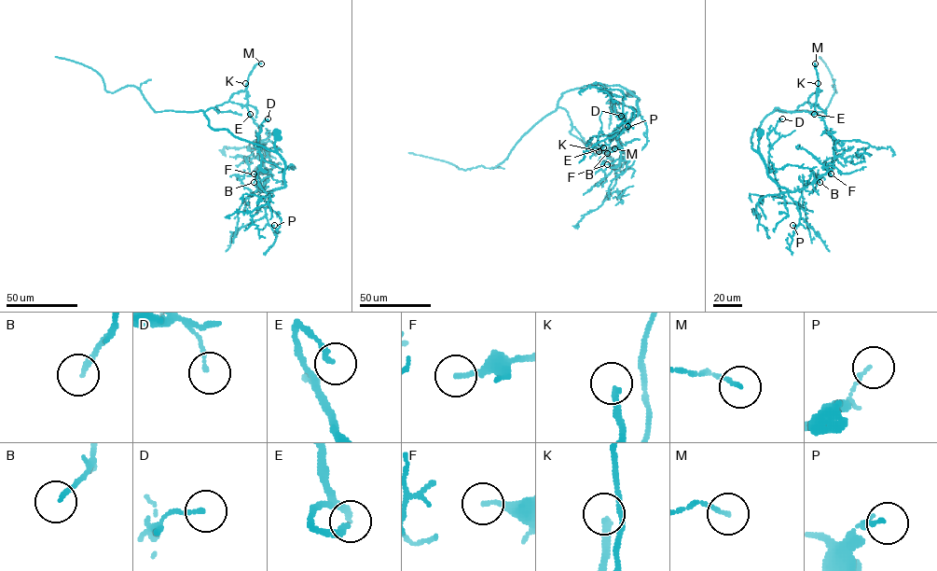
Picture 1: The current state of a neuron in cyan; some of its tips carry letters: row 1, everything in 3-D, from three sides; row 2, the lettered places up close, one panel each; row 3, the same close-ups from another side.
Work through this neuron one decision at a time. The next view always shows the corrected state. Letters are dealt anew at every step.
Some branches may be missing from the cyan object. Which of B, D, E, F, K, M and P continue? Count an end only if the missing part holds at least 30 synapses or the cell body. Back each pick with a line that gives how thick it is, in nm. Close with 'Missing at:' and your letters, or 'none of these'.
B: calibre 170 nm
E: calibre 170 nm
K: calibre 200 nm
Missing at: B, E, K

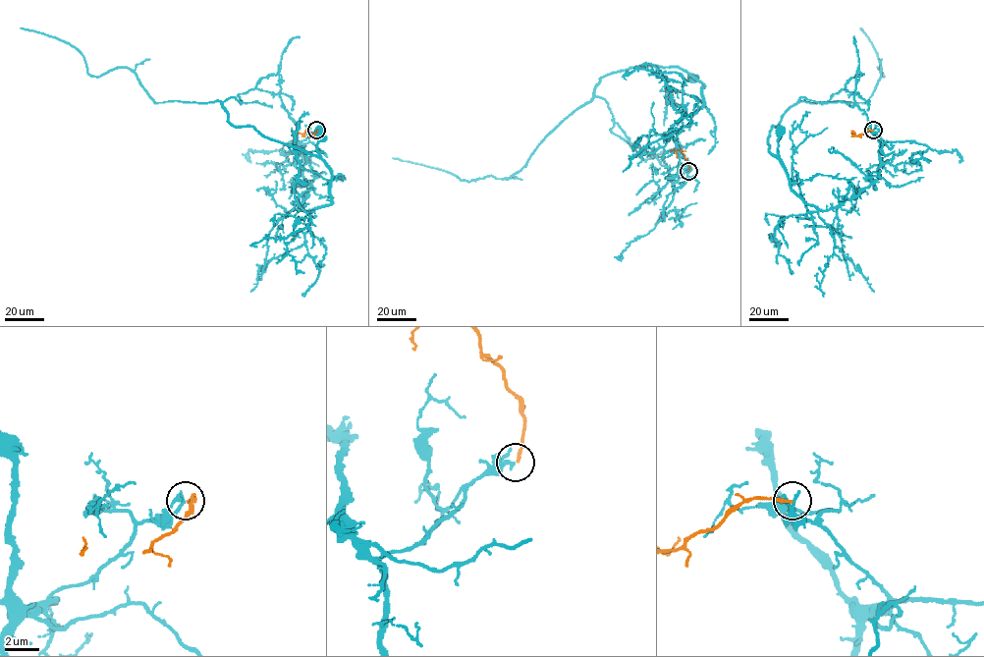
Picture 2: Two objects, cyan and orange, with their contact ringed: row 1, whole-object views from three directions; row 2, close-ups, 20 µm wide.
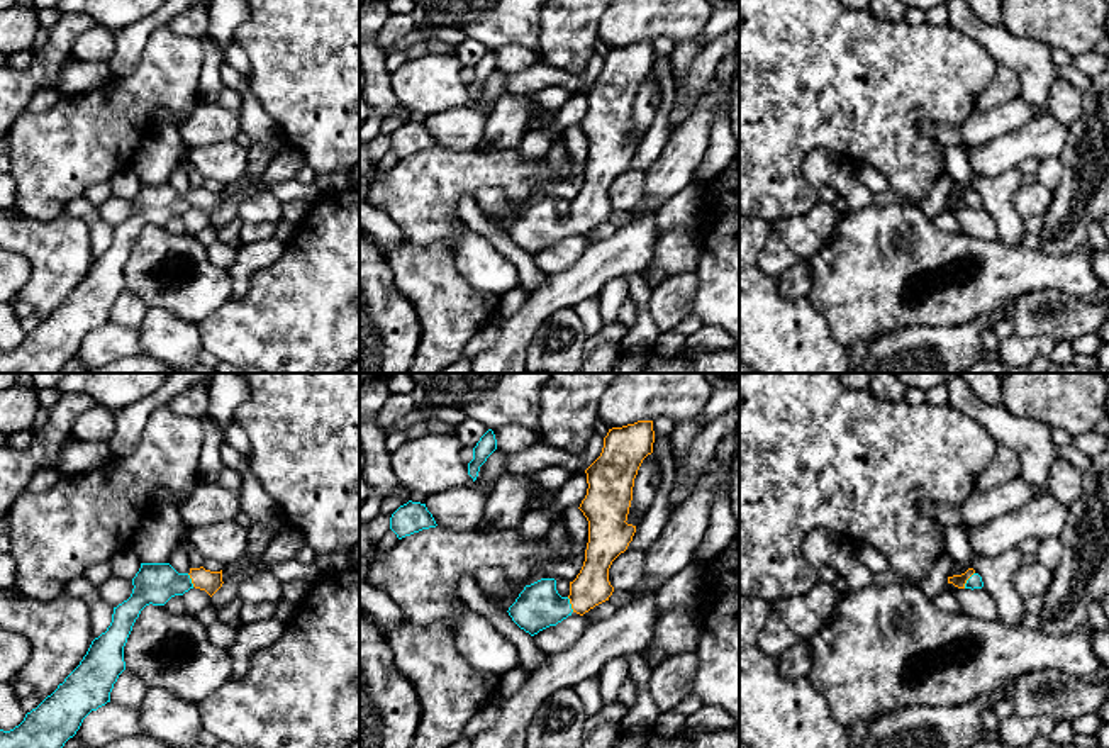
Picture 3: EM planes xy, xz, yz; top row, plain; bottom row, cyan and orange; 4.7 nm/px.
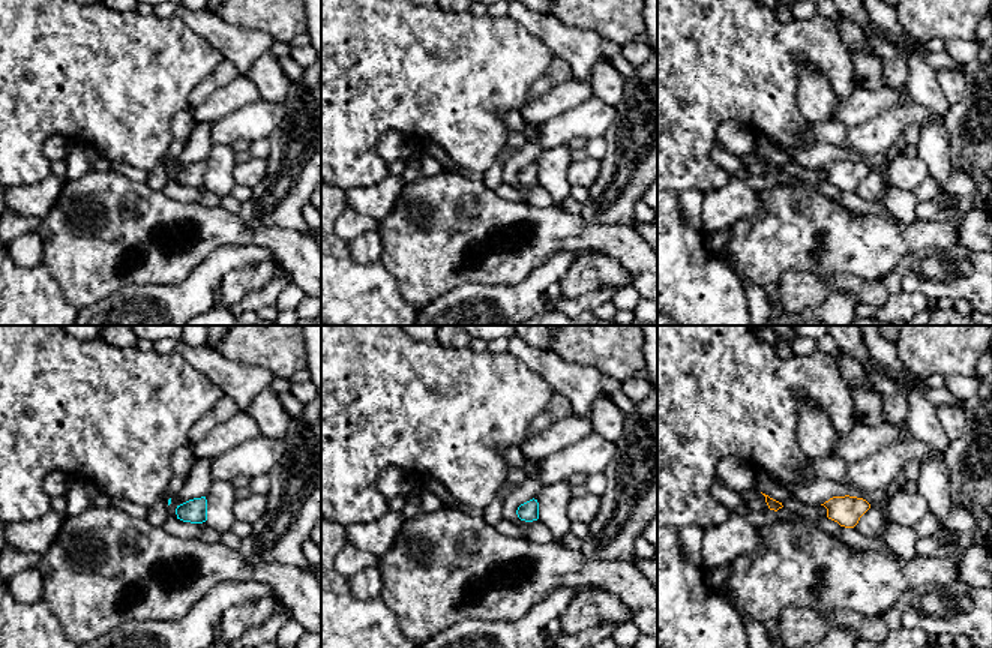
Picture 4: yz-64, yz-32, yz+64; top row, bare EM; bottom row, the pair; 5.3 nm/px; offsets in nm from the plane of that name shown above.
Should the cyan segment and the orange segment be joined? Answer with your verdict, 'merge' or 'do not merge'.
merge

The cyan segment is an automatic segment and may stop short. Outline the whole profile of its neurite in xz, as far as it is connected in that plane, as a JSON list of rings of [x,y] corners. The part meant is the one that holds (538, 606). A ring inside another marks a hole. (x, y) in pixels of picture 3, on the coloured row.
[[[653,421],[609,429],[600,456],[585,470],[587,495],[580,511],[588,521],[585,561],[570,595],[561,597],[554,578],[526,585],[509,607],[512,621],[531,636],[556,626],[573,612],[583,616],[609,600],[612,561],[627,550],[636,526],[627,524],[633,487],[643,460],[653,453]]]

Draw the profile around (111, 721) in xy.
[[[107,702],[83,719],[75,736],[85,748],[98,748],[132,734],[142,734],[139,707]]]

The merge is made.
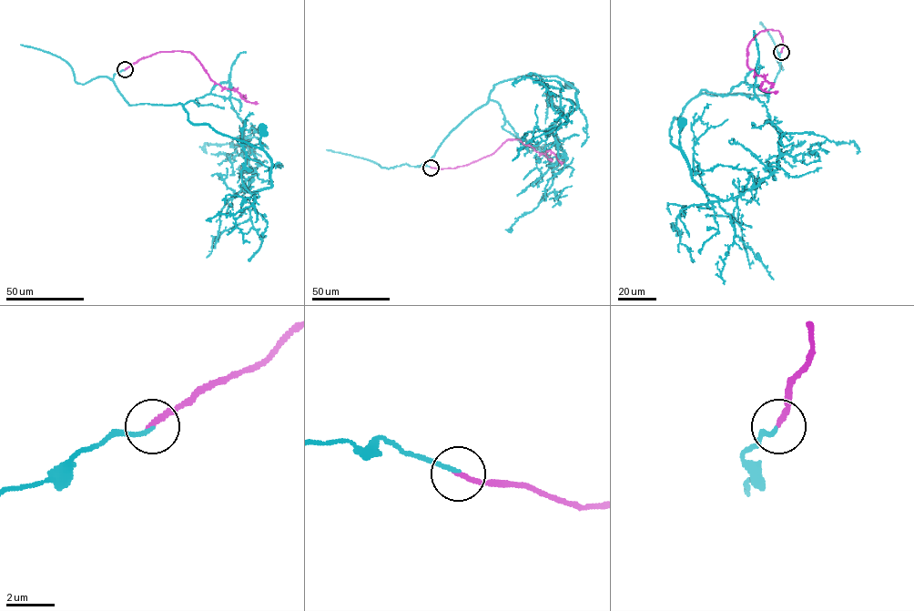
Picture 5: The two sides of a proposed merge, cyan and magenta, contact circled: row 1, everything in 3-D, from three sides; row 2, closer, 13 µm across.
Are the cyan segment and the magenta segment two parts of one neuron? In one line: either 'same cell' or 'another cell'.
another cell

